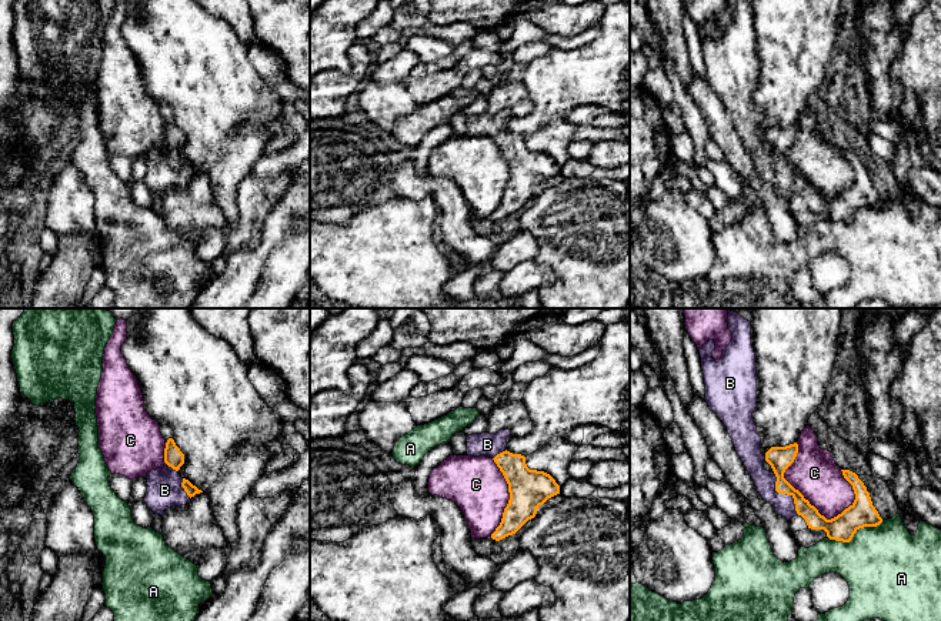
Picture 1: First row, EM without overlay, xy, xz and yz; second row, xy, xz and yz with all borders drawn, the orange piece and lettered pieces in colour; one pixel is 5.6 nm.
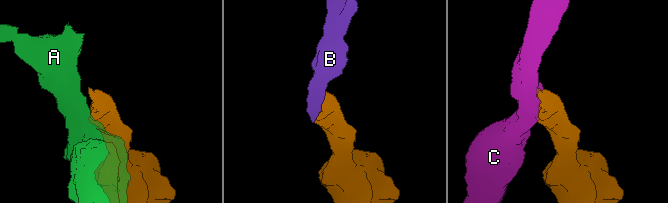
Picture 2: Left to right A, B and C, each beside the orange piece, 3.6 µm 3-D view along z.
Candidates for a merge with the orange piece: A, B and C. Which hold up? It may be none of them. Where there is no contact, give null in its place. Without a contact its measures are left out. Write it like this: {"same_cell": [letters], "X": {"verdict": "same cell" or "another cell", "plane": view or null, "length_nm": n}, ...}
{"same_cell": ["B"], "A": {"verdict": "another cell", "plane": "yz", "length_nm": 320}, "B": {"verdict": "same cell", "plane": "yz", "length_nm": 300}, "C": {"verdict": "another cell", "plane": "yz", "length_nm": 480}}

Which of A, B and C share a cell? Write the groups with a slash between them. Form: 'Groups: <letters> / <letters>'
Groups: A / B / C

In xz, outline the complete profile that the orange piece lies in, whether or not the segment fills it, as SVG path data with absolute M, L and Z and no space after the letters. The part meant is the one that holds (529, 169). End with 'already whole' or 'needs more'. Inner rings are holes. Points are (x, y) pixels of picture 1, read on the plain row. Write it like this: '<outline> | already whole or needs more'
M510 110L467 117L467 136L493 138L508 164L508 184L500 206L491 214L495 221L515 214L528 200L535 197L540 186L560 174L560 166L550 154L530 150L524 136L505 130L510 117Z | needs more

